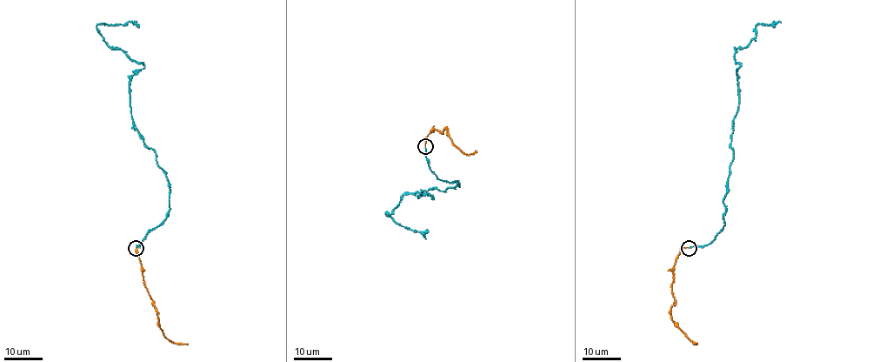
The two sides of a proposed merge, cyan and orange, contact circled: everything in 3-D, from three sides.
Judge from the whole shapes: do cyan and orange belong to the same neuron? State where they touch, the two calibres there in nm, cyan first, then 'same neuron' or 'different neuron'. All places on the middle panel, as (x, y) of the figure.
at (425, 146); 240 nm thick on the cyan side, 160 nm on the other; same neuron

